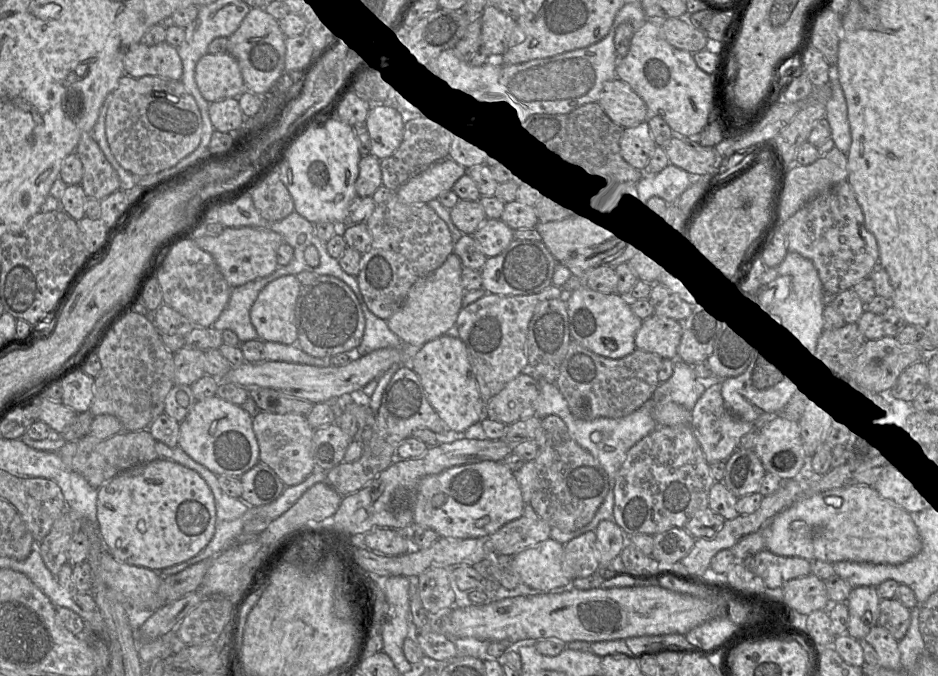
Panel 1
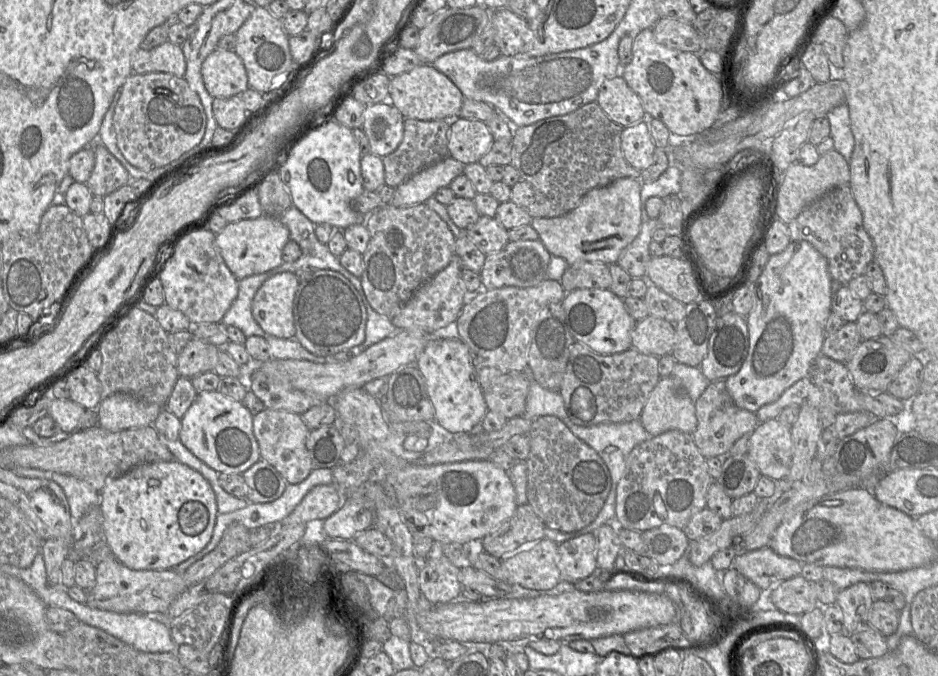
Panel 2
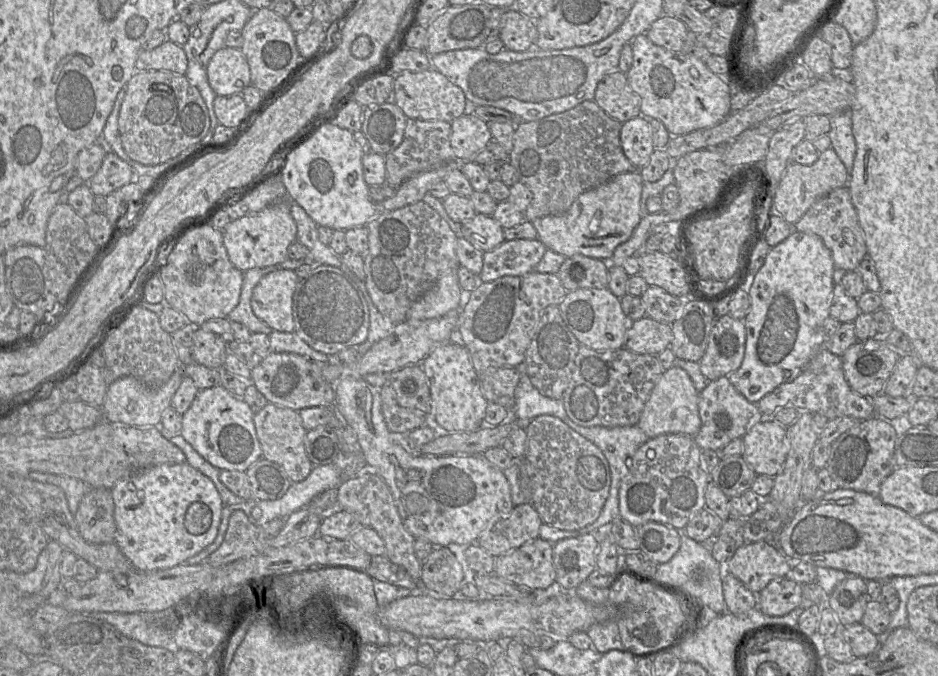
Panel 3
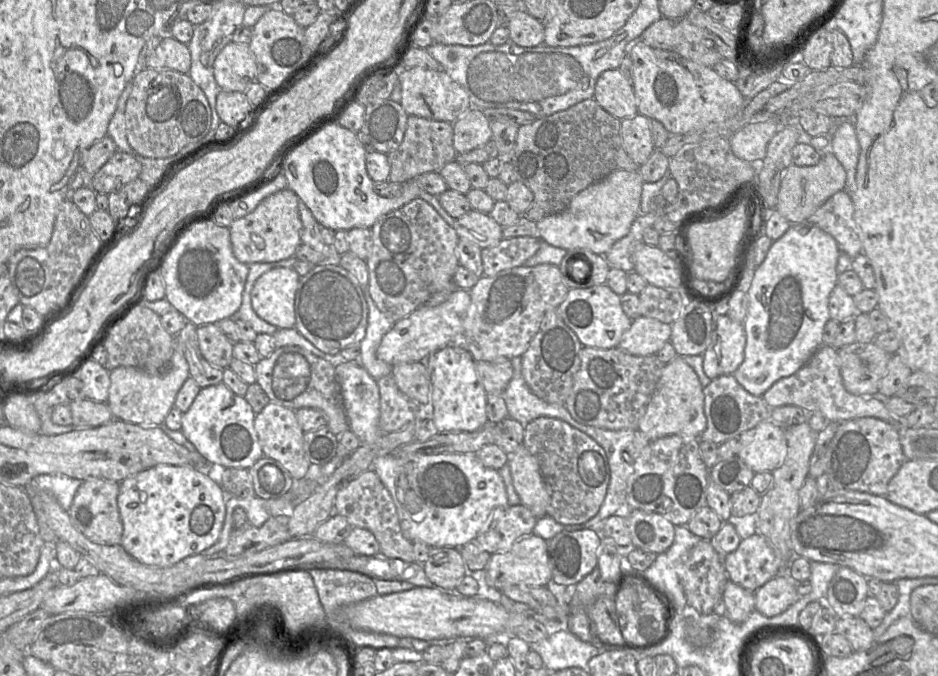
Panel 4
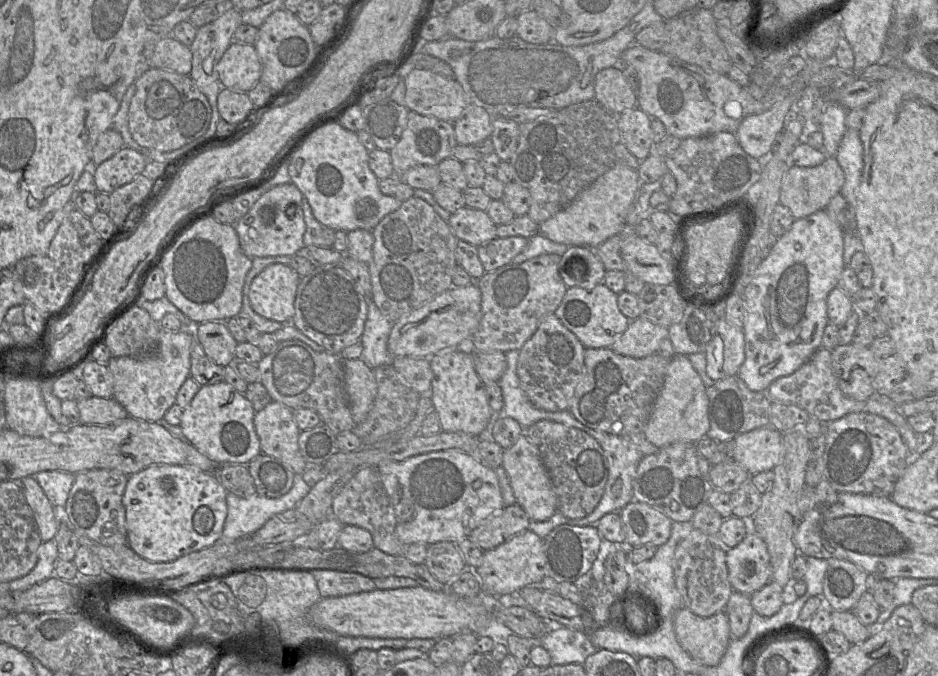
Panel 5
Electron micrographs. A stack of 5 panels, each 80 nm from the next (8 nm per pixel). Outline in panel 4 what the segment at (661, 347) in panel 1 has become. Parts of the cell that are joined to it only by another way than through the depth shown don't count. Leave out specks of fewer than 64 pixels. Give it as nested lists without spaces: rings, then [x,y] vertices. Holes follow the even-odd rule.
[[[639,316],[622,335],[617,347],[635,356],[656,355],[670,341],[671,332],[671,324]]]

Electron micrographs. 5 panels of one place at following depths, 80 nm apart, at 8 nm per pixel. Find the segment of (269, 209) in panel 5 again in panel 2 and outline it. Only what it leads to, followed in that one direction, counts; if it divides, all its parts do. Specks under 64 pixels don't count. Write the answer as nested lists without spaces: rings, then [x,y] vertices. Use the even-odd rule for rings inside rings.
[[[263,214],[256,219],[244,219],[228,223],[216,234],[216,244],[220,254],[232,274],[238,279],[270,271],[283,262],[282,252],[290,240],[289,229],[279,220]]]

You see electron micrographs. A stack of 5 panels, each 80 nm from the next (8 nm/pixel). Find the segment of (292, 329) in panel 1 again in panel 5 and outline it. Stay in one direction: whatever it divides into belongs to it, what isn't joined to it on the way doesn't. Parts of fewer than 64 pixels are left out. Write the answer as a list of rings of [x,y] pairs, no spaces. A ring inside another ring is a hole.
[[[290,265],[267,266],[249,288],[251,308],[260,316],[282,324],[292,324],[300,276]]]

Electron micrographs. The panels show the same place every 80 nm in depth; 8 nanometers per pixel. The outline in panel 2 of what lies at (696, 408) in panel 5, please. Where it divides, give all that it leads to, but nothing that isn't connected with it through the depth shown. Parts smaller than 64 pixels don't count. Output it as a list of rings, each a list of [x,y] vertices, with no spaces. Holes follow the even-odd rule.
[[[671,376],[661,377],[650,393],[640,421],[653,436],[668,430],[693,433],[697,427],[695,402],[684,390],[675,392]]]

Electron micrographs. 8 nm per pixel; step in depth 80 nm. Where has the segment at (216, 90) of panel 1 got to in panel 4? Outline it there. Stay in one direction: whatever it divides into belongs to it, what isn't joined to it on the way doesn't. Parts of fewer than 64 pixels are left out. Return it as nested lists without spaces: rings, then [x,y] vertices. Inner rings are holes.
[[[228,43],[216,56],[213,73],[221,90],[245,92],[257,78],[257,64],[249,44]]]

